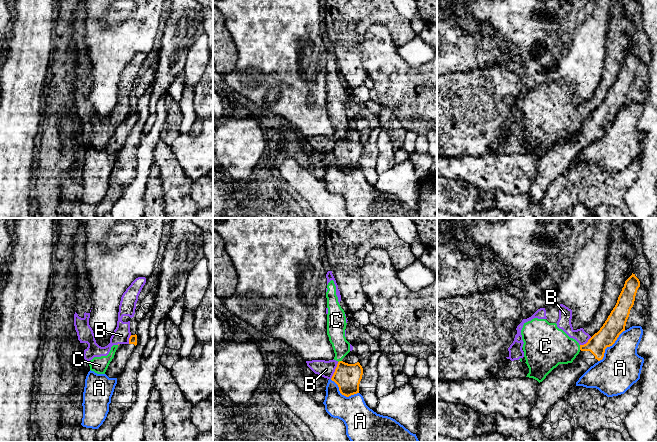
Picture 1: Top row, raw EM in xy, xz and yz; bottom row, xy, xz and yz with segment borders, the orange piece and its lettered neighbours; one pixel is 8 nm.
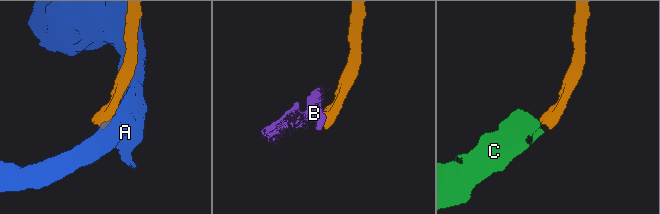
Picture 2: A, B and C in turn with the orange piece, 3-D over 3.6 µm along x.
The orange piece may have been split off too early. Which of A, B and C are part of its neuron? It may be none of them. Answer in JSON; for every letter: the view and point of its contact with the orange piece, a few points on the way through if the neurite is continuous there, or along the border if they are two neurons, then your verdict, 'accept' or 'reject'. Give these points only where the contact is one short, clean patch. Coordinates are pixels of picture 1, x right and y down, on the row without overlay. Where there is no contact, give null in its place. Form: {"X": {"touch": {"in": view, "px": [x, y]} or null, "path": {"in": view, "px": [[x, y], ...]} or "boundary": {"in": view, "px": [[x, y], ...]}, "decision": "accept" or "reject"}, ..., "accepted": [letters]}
{"A": {"touch": {"in": "yz", "px": [609, 122]}, "boundary": {"in": "yz", "px": [[625, 106], [605, 125], [604, 132], [598, 137]]}, "decision": "reject"}, "B": {"touch": {"in": "xz", "px": [335, 146]}, "boundary": {"in": "xz", "px": [[338, 138], [330, 154]]}, "decision": "reject"}, "C": {"touch": {"in": "yz", "px": [580, 123]}, "boundary": {"in": "yz", "px": [[579, 121], [580, 125]]}, "decision": "reject"}, "accepted": []}

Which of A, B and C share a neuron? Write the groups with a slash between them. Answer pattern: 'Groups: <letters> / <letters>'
Groups: A / B C

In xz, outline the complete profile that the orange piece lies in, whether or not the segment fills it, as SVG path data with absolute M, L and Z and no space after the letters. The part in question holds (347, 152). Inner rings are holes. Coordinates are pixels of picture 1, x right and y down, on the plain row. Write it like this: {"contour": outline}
{"contour": "M352 126L338 138L331 156L338 161L342 171L349 173L359 169L362 151L363 144L359 139L359 134Z"}

